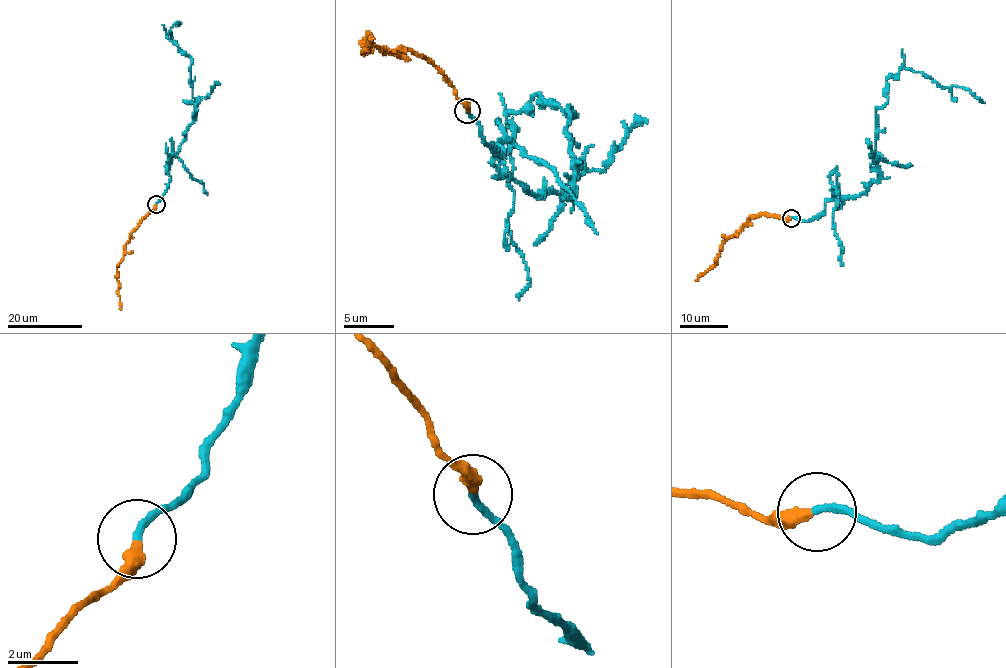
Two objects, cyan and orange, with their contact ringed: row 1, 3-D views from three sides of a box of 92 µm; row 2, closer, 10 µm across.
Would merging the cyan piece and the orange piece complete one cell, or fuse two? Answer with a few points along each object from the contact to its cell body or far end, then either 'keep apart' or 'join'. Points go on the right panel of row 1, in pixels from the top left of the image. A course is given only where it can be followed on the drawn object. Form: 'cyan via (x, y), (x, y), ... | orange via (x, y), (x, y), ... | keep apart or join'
cyan via (791, 217), (808, 221), (827, 201), (878, 180), (876, 109), (887, 102), (888, 77), (908, 68), (984, 103) | orange via (791, 217), (762, 214), (749, 218), (749, 224), (725, 239), (715, 263), (696, 281) | keep apart

